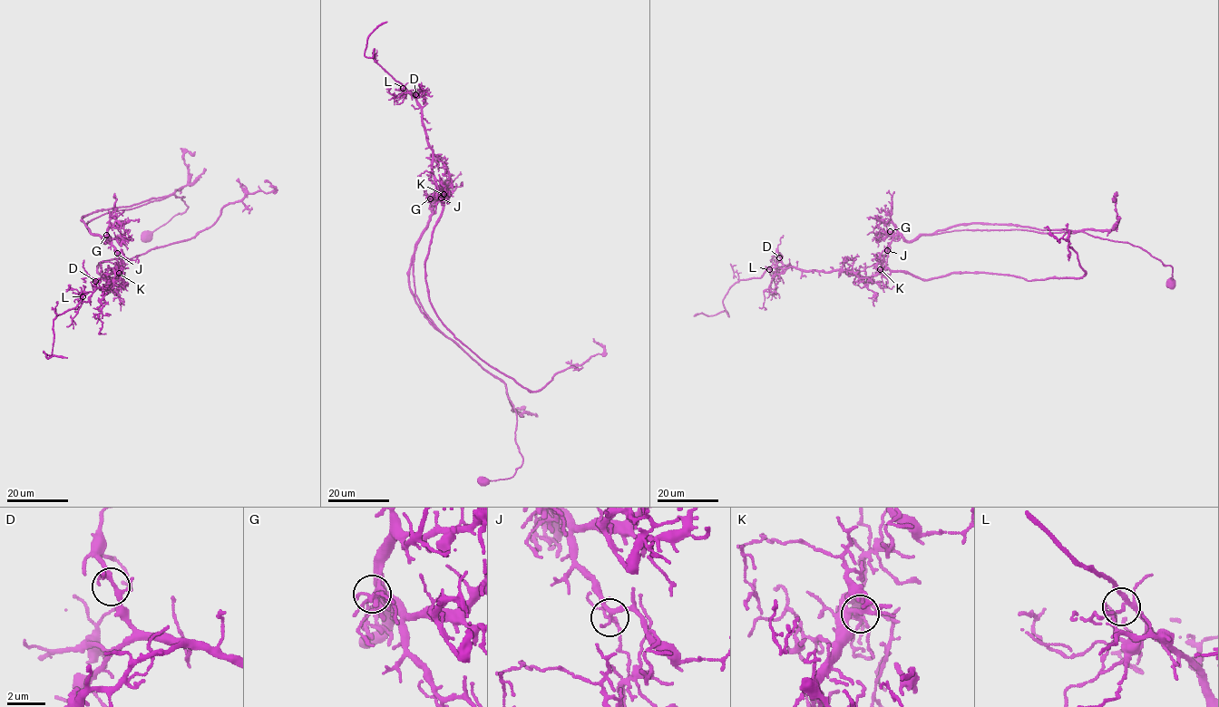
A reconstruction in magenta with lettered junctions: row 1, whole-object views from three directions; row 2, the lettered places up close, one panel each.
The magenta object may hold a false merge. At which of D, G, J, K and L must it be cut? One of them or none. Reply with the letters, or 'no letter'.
J

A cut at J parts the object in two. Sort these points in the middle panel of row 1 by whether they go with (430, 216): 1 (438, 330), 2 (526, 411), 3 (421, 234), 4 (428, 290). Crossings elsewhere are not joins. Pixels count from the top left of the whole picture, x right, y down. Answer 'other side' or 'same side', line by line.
1: same side
2: same side
3: same side
4: other side

